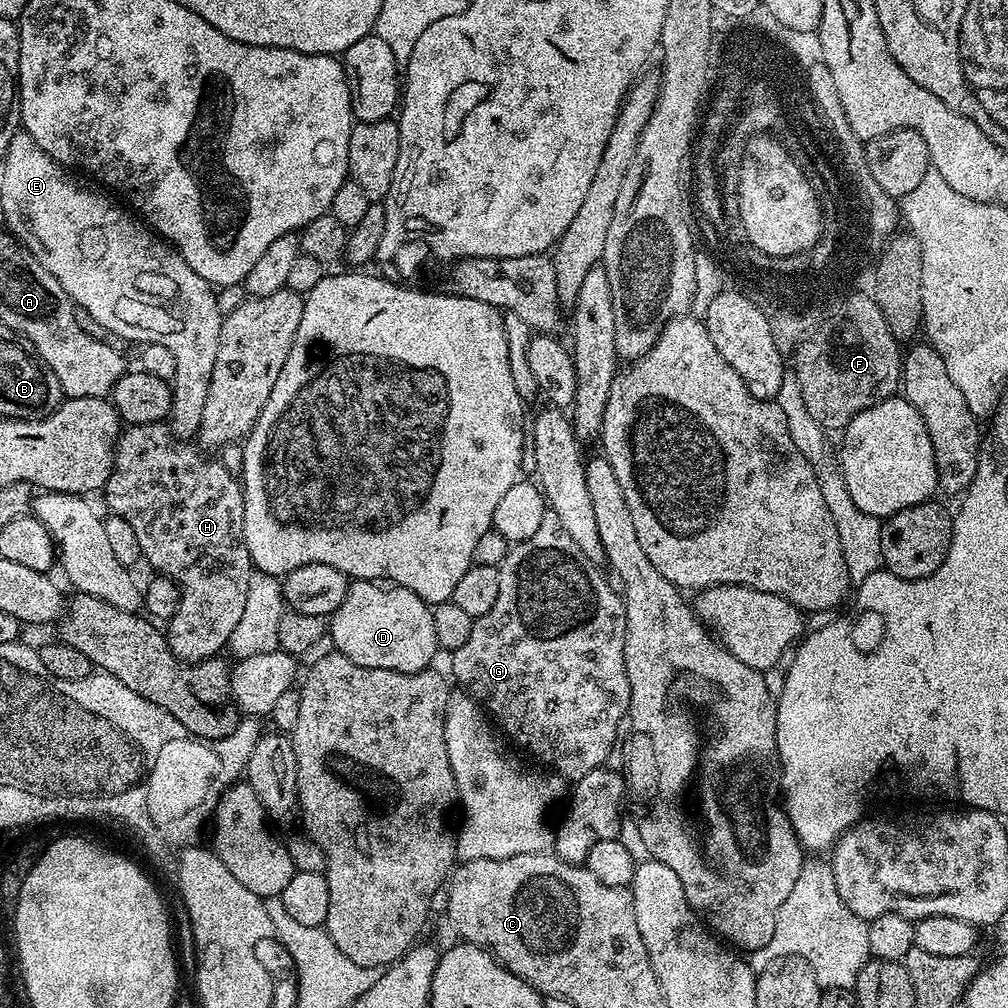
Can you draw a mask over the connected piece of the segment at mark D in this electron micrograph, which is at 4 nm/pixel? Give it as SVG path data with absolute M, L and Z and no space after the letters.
M352 580L346 590L346 598L342 598L342 606L338 606L338 610L334 610L330 617L330 640L332 636L331 647L335 651L340 652L346 658L350 658L350 662L354 662L358 666L366 666L367 668L377 668L378 670L398 670L402 674L414 674L421 672L423 668L433 667L436 652L438 653L438 645L434 638L434 618L432 617L432 608L422 598L418 598L418 594L414 594L405 588L397 588L395 586L385 586L383 583L374 580Z

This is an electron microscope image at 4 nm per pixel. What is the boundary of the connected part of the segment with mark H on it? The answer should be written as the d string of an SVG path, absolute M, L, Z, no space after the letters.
M167 423L125 427L116 442L112 473L102 489L108 503L107 511L113 516L121 516L134 530L143 563L148 563L153 573L169 576L179 587L180 601L176 603L172 619L167 621L166 635L170 650L185 664L219 657L229 647L234 630L245 613L250 576L254 569L244 537L244 490L241 481L231 476L219 459L204 460L203 454L195 443L177 442Z

